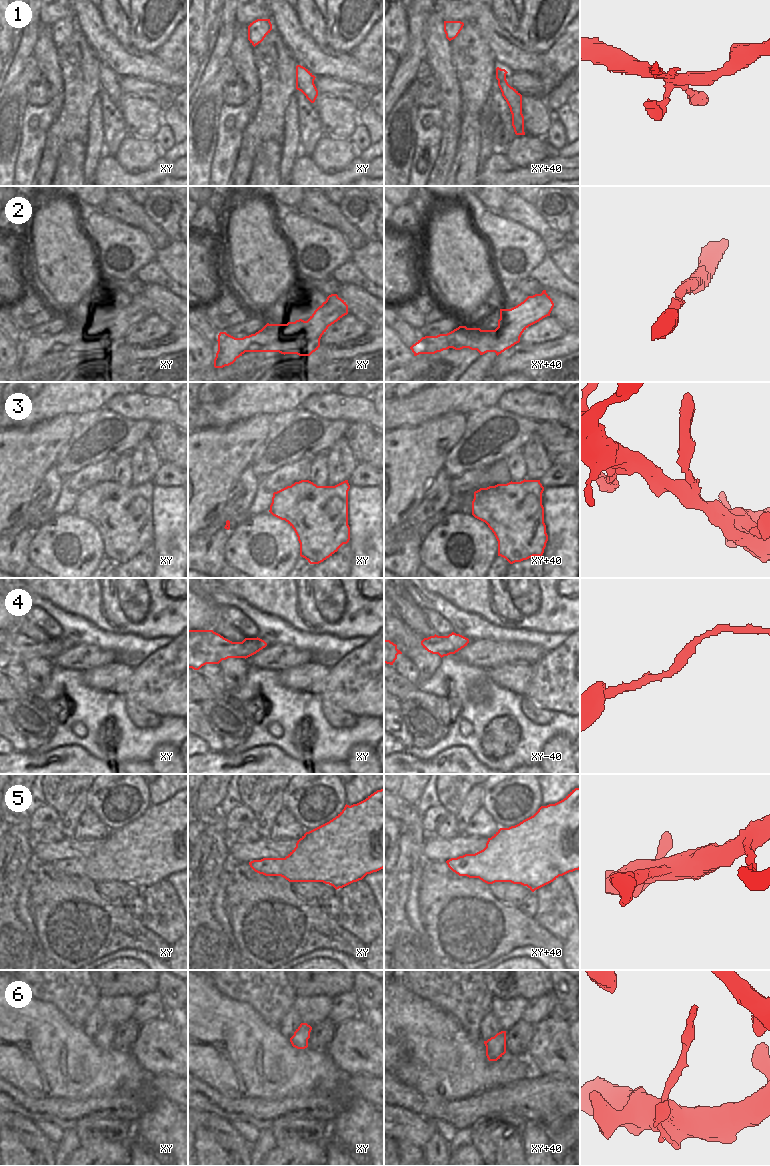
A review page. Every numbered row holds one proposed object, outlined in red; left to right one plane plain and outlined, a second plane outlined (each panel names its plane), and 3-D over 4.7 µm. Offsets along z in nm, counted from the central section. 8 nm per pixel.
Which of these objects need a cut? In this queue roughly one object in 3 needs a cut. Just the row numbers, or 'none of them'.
6.

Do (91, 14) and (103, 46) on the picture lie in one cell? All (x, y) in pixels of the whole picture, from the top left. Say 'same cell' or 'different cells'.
same cell

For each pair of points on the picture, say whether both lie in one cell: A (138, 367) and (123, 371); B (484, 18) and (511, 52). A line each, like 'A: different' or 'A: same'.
A: same
B: same

